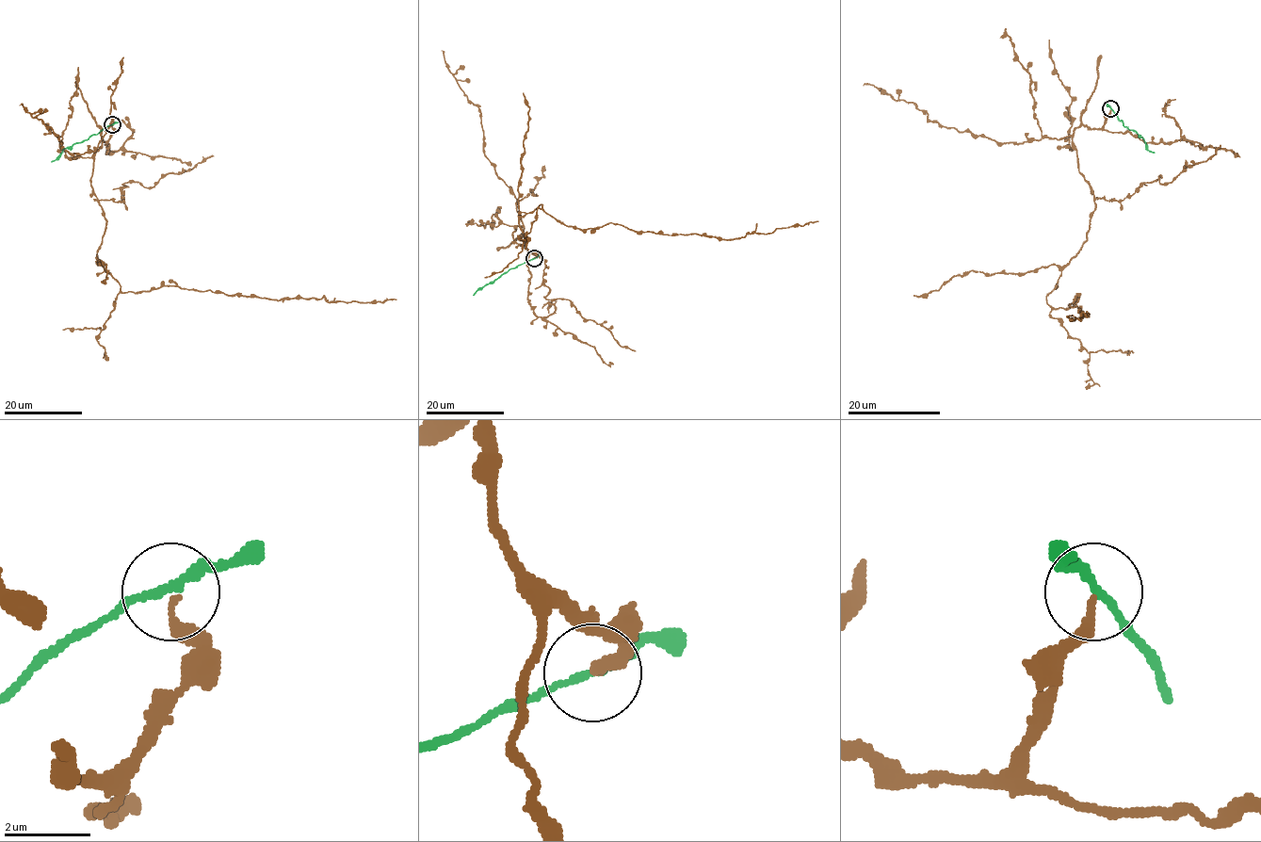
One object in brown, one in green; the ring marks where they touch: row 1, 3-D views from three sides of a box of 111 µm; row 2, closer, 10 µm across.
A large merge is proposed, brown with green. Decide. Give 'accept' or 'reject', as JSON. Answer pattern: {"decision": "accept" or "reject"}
{"decision": "reject"}

